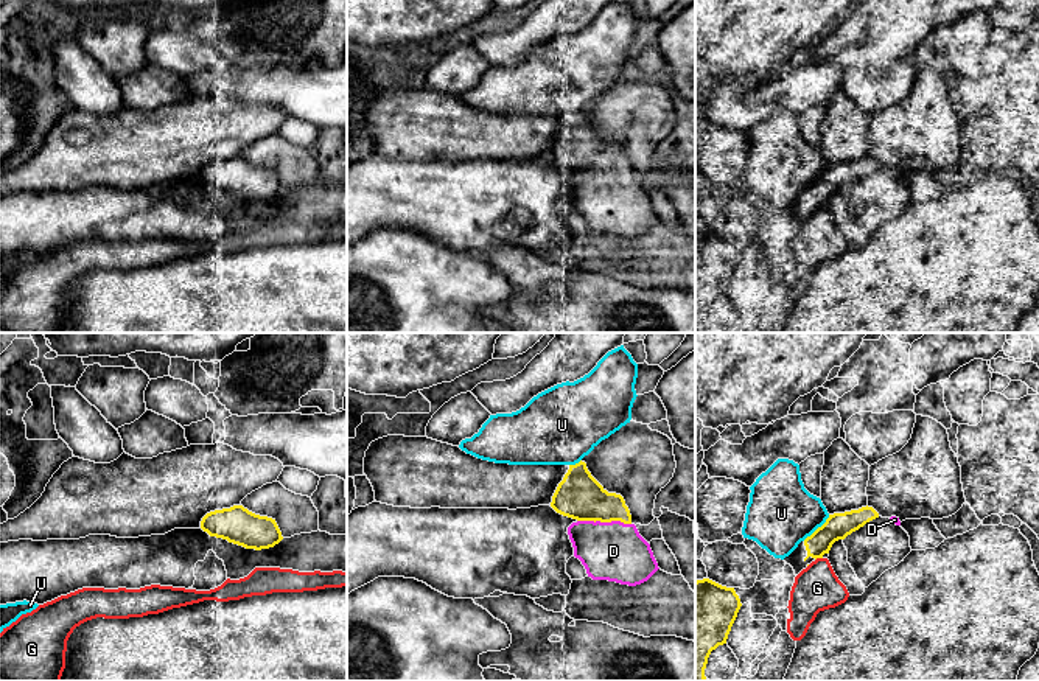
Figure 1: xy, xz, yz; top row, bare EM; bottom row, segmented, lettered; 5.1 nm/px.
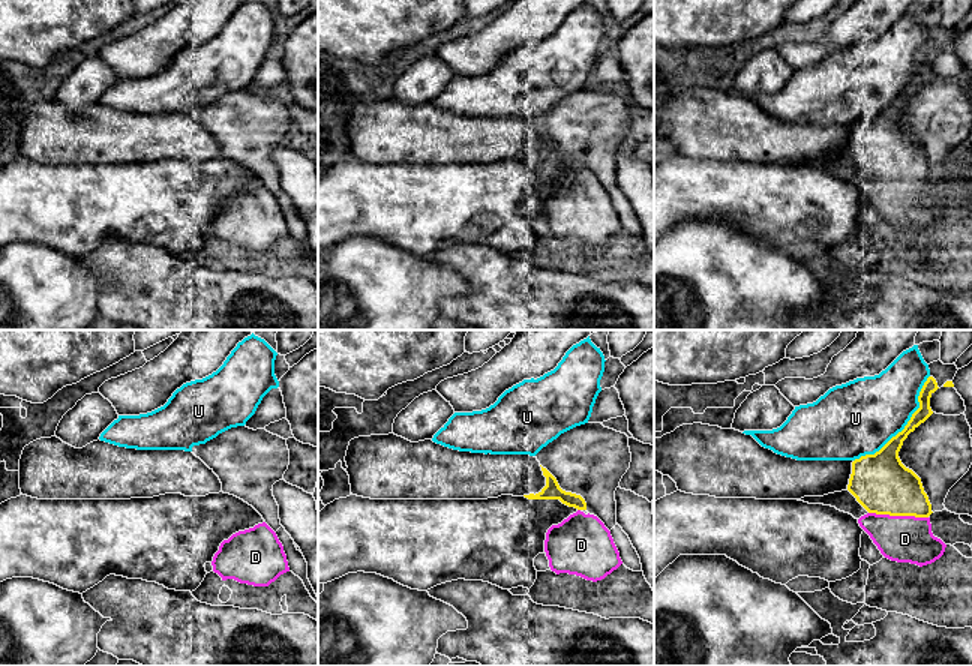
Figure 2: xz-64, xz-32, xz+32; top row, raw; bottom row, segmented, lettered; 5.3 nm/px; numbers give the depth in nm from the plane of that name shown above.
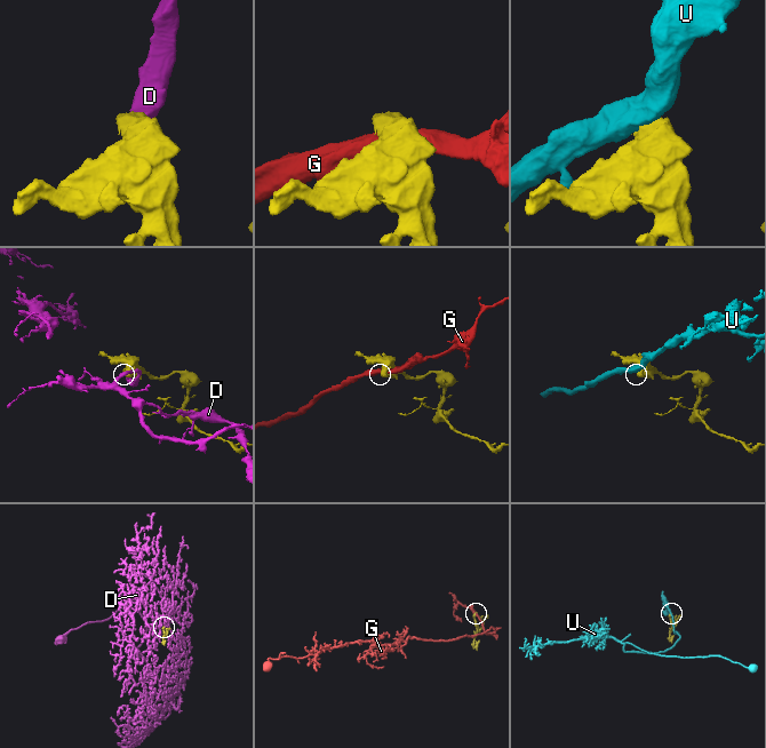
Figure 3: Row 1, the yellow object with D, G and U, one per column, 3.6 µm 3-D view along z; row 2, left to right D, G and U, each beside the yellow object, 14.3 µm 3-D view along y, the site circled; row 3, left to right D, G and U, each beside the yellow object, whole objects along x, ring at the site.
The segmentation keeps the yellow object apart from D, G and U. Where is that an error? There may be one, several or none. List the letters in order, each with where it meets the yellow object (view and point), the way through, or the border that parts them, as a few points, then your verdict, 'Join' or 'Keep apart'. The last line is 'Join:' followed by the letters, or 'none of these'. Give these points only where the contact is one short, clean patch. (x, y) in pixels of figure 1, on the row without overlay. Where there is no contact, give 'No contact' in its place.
D: Touches yellow at xz (604, 173). Path across: xz (579, 146), (604, 173), (604, 192), (613, 202). Join
G: Touches yellow at yz (818, 209). Keep apart
U: Touches yellow at yz (818, 179). Keep apart
Join: D

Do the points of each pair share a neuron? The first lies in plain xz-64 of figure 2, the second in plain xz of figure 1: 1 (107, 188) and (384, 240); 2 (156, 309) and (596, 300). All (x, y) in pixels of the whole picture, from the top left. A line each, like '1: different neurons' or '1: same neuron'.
1: different neurons
2: same neuron

